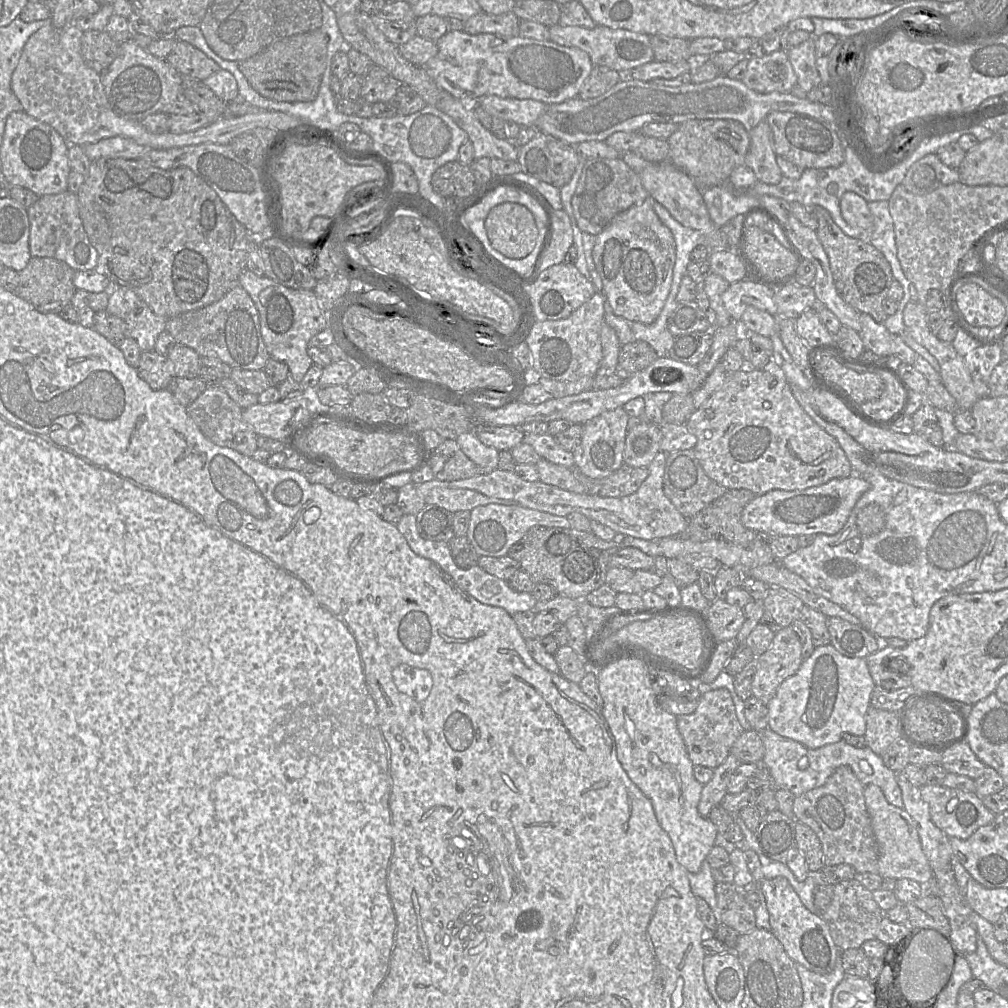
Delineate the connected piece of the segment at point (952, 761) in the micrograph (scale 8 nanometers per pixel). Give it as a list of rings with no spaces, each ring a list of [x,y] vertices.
[[[967,741],[942,752],[940,764],[948,773],[967,776],[973,780],[981,777],[987,767],[977,758]]]

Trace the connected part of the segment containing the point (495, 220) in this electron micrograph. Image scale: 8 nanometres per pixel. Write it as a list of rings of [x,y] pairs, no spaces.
[[[505,202],[488,214],[485,229],[491,246],[509,259],[523,259],[535,248],[538,228],[531,211],[518,203]]]

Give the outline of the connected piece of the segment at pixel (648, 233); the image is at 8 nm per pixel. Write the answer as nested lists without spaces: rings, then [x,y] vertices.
[[[648,197],[643,203],[619,213],[595,238],[593,261],[602,280],[602,293],[612,312],[629,322],[653,323],[660,314],[671,289],[676,260],[675,240],[670,229],[655,213],[654,201]]]

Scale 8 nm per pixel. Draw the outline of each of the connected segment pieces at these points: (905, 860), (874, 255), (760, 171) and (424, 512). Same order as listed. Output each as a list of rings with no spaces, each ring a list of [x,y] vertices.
[[[869,784],[864,787],[864,799],[877,842],[878,874],[883,879],[906,878],[927,885],[932,878],[932,869],[922,850],[914,820],[904,808],[891,805],[877,785]]]
[[[821,206],[810,207],[818,220],[817,237],[830,263],[834,285],[838,294],[860,313],[867,313],[883,323],[886,313],[883,302],[894,280],[890,264],[884,255],[869,241],[847,236],[833,221],[830,213]]]
[[[763,120],[749,134],[750,146],[744,159],[745,165],[753,170],[759,182],[778,184],[783,175],[777,164],[769,124]]]
[[[426,504],[416,514],[416,525],[424,539],[448,542],[455,536],[453,513],[437,505]]]

